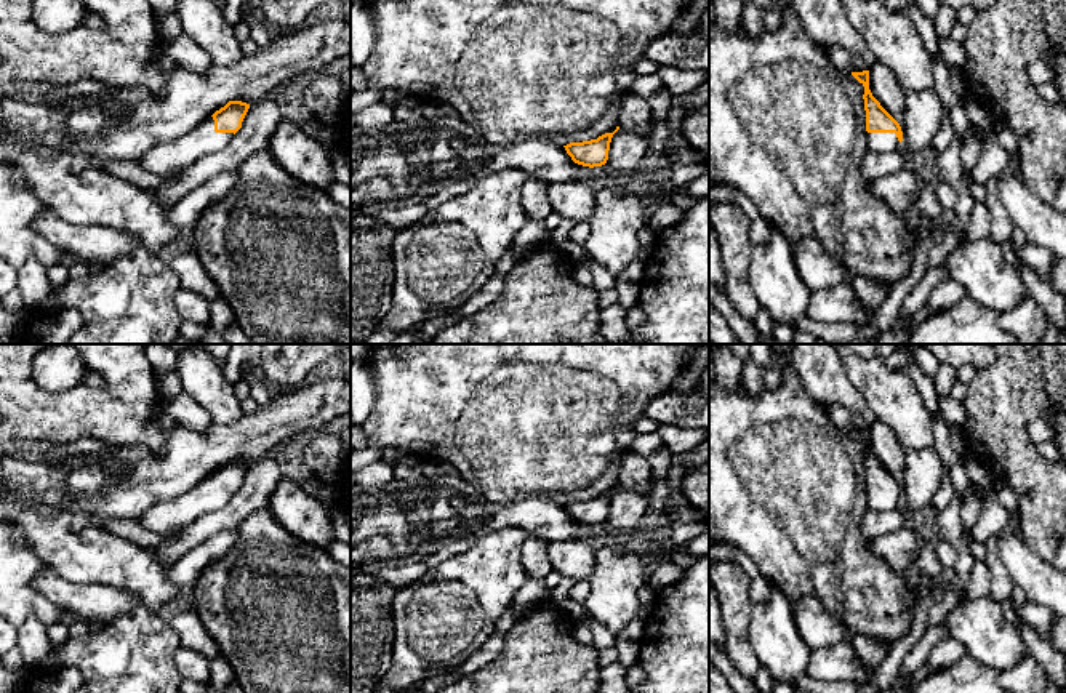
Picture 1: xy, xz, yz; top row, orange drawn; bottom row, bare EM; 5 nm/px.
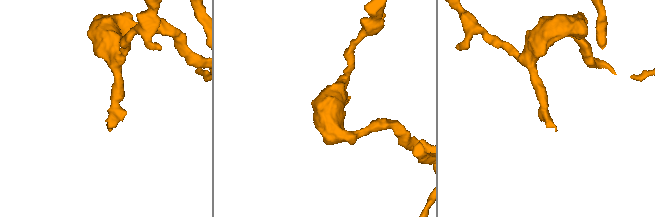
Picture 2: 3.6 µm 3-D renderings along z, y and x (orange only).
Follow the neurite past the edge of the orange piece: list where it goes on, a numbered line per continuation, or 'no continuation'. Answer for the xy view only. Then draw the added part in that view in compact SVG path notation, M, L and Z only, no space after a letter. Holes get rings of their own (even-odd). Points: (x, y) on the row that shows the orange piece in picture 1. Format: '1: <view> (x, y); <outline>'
1: xy (170, 157); M208 117L192 131L176 139L155 144L139 158L139 162L146 171L165 181L171 174L178 174L190 166L200 157L219 152L232 138L234 133L216 133L214 120L213 117Z

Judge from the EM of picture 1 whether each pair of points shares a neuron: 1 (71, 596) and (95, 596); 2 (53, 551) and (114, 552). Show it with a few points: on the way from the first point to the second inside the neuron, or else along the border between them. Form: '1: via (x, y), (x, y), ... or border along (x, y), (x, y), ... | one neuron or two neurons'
1: via (77, 596), (88, 596) | one neuron
2: via (68, 551), (100, 552) | one neuron

